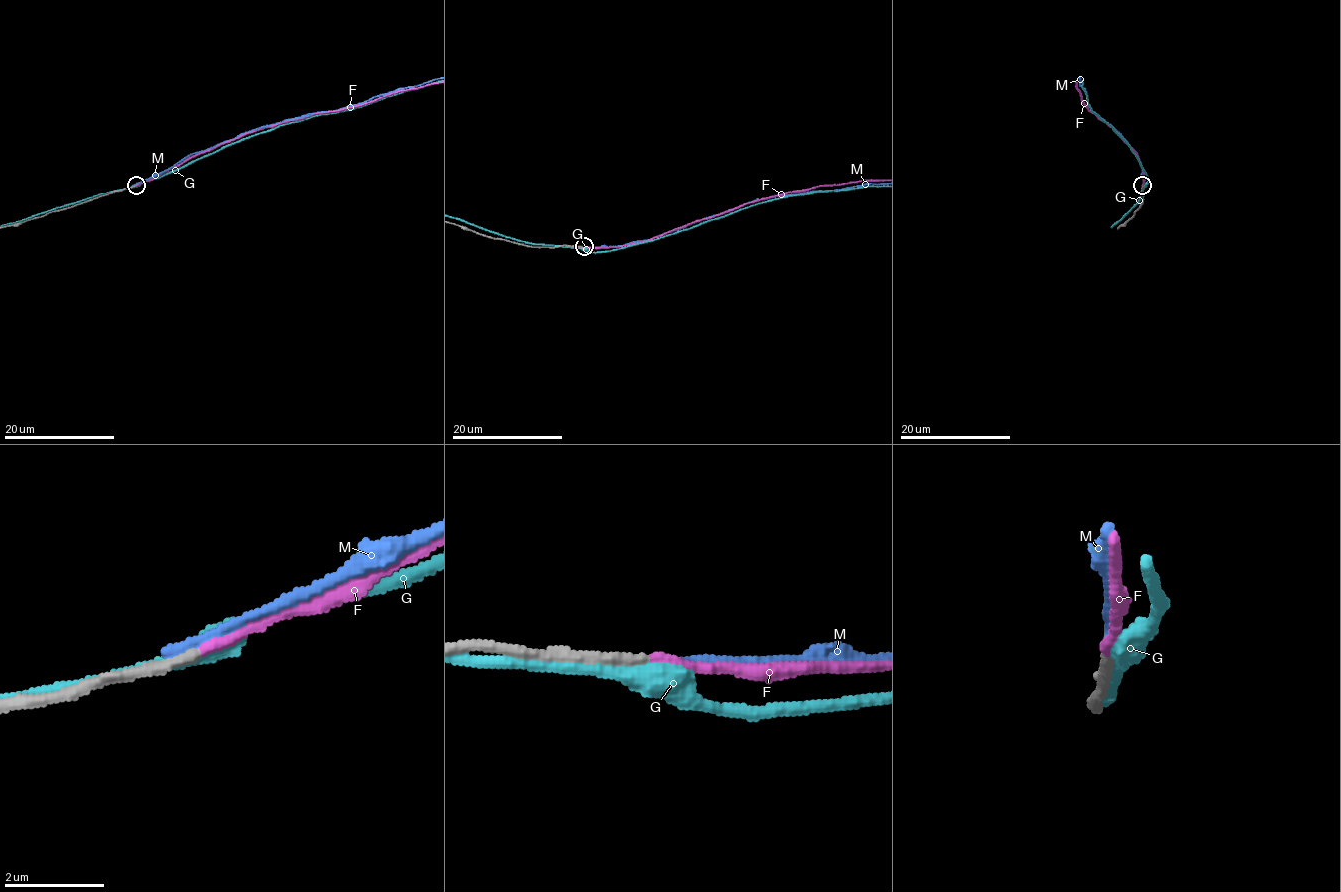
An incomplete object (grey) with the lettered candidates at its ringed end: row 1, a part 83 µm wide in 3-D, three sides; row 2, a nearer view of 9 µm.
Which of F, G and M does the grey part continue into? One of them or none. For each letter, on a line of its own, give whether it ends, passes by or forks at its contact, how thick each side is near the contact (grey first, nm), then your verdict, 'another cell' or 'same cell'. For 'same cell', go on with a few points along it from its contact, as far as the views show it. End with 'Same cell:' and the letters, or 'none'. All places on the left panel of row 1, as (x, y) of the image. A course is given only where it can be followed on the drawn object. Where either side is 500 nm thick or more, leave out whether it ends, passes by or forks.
F: it ends; calibres 240 and 190 nm; same cell
G: it passes by; calibres 220 and 240 nm; another cell
M: it ends; calibres 240 and 240 nm; another cell
Same cell: F

